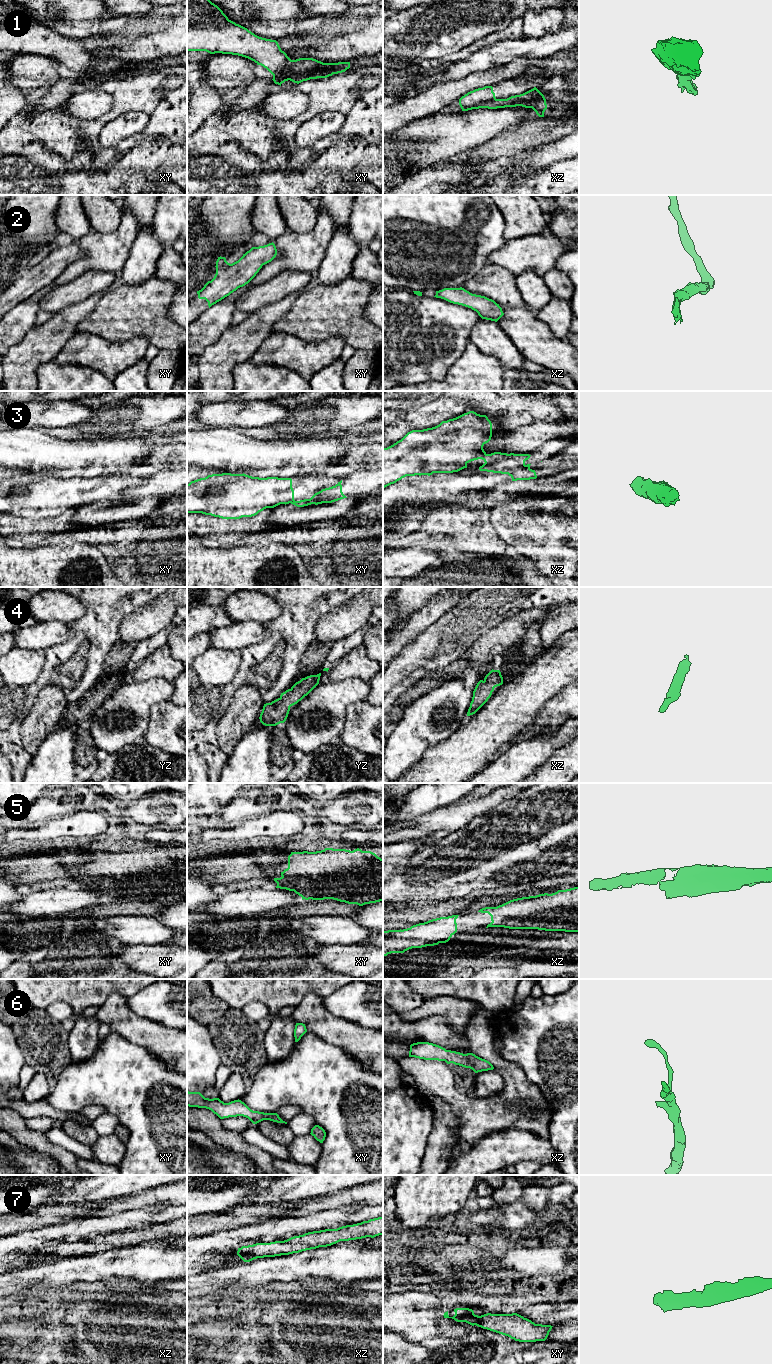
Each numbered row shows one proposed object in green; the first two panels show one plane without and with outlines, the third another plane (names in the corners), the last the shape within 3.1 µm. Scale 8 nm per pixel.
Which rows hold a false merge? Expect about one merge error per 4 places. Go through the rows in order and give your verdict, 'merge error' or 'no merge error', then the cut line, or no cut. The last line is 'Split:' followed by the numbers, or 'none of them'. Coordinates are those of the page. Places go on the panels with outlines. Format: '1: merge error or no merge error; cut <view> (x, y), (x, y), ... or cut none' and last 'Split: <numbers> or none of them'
1: merge error; cut xz (495, 98), (462, 110)
2: no merge error; cut none
3: merge error; cut xy (293, 499), (284, 503)
4: no merge error; cut none
5: no merge error; cut none
6: no merge error; cut none
7: no merge error; cut none
Split: 1, 3

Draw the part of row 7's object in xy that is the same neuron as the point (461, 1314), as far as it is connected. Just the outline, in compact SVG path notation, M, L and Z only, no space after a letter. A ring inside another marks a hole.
M456 1308L454 1312L453 1317L448 1315L448 1311L443 1316L444 1318L452 1318L457 1322L466 1322L472 1326L476 1325L519 1342L545 1341L553 1327L551 1325L535 1324L517 1313L487 1313L478 1316L469 1308Z

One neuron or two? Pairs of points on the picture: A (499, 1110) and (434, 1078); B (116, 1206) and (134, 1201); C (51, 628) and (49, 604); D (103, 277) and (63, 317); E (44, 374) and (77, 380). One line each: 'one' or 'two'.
A: one
B: one
C: two
D: two
E: one

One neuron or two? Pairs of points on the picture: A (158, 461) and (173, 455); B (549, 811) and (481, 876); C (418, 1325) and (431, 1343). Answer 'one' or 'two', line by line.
A: one
B: one
C: two

